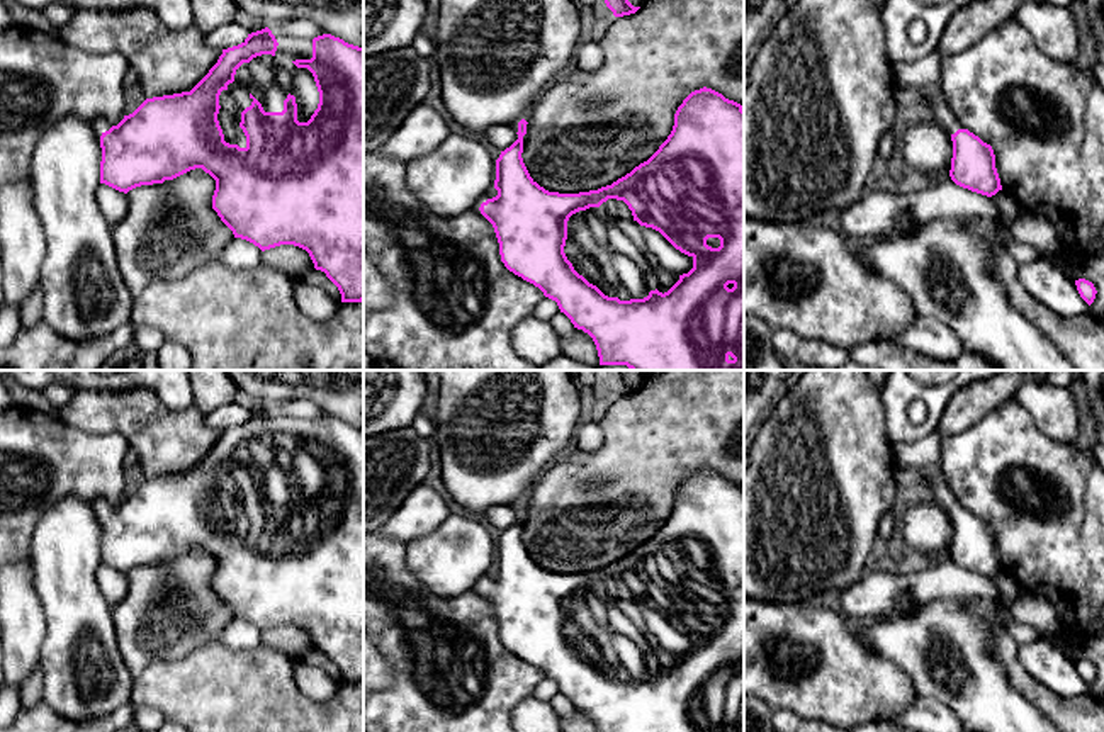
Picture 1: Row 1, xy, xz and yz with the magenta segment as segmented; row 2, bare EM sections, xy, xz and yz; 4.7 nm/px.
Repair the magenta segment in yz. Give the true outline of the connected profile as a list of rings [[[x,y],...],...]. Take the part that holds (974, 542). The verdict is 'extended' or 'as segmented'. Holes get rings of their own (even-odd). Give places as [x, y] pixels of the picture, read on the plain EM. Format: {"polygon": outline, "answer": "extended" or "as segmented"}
{"polygon": [[[931,433],[914,443],[892,445],[892,457],[897,469],[919,470],[929,482],[939,506],[951,515],[951,560],[987,577],[1002,571],[992,526],[968,510],[960,510],[948,486],[941,467],[941,436]]], "answer": "extended"}

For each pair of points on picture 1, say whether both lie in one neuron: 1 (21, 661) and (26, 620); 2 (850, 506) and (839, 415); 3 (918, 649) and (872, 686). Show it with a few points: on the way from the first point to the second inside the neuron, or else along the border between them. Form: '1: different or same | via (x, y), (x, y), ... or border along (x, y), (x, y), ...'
1: same | via (21, 651), (22, 630)
2: same | via (839, 484), (839, 437)
3: different | border along (875, 653), (889, 658), (911, 680), (918, 693)

